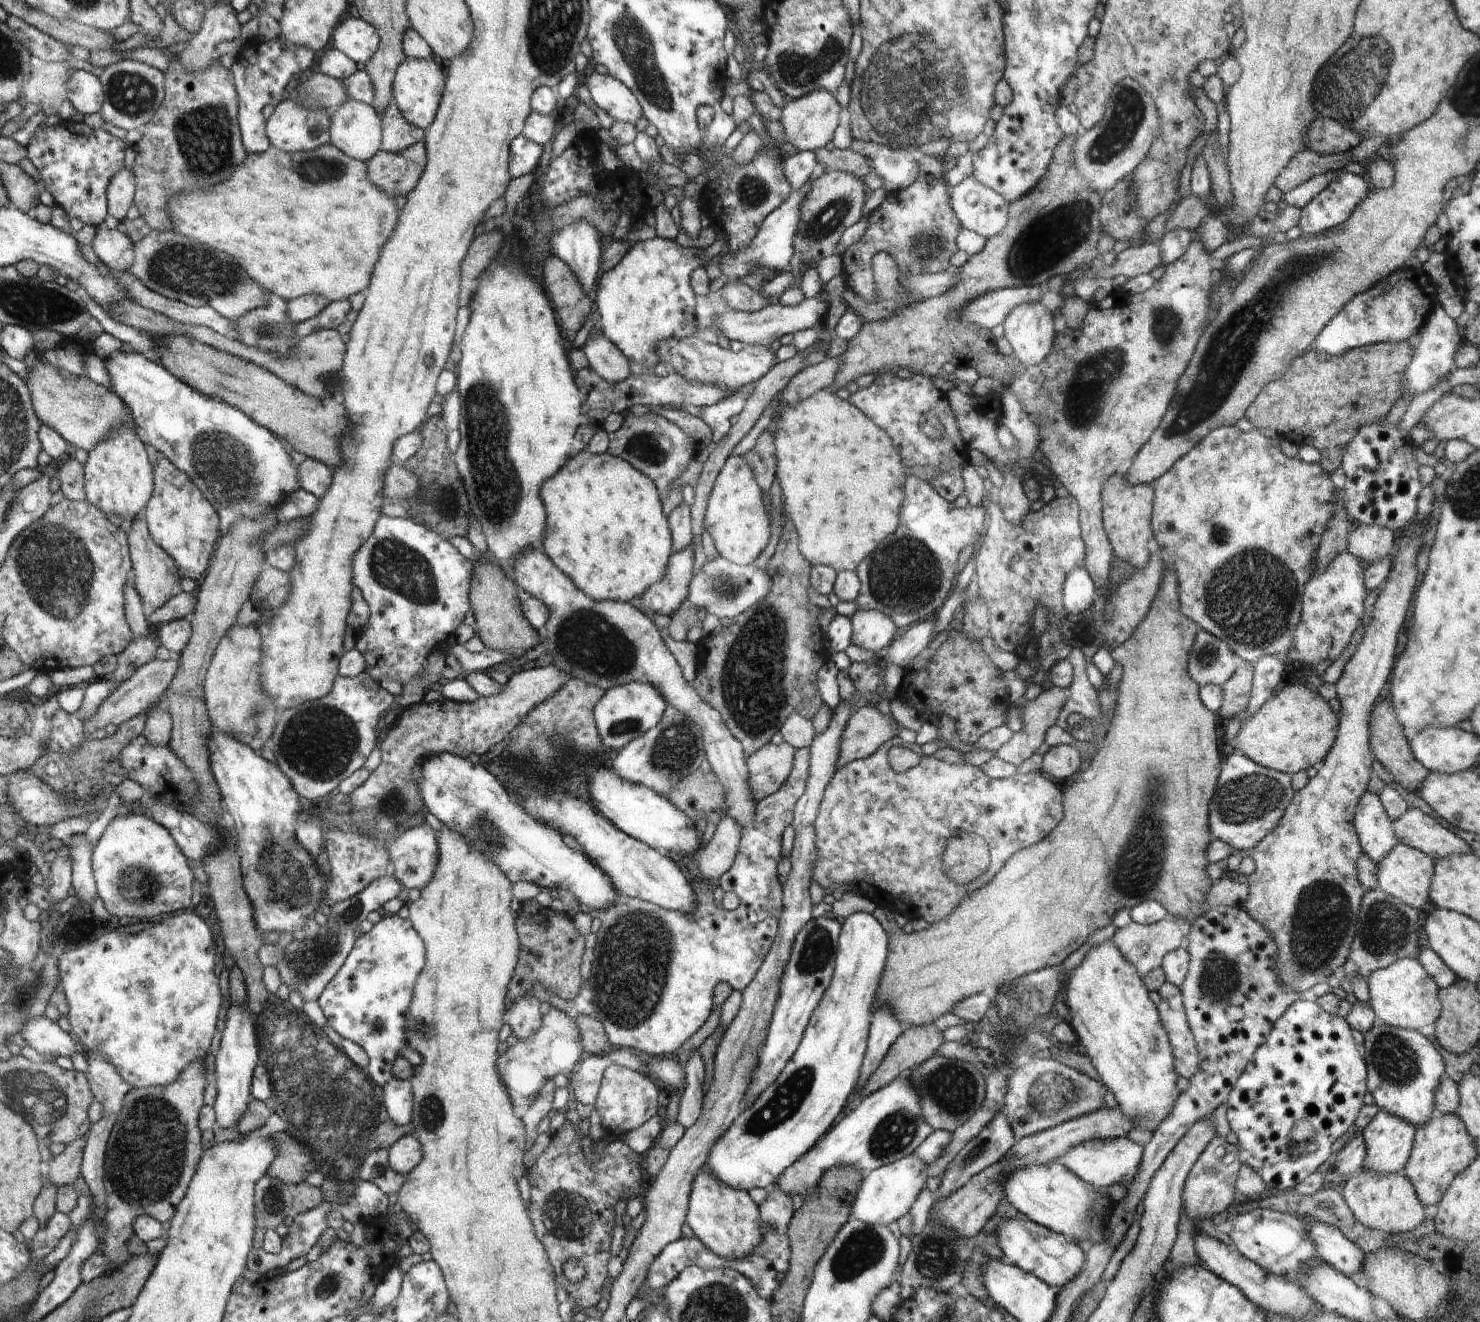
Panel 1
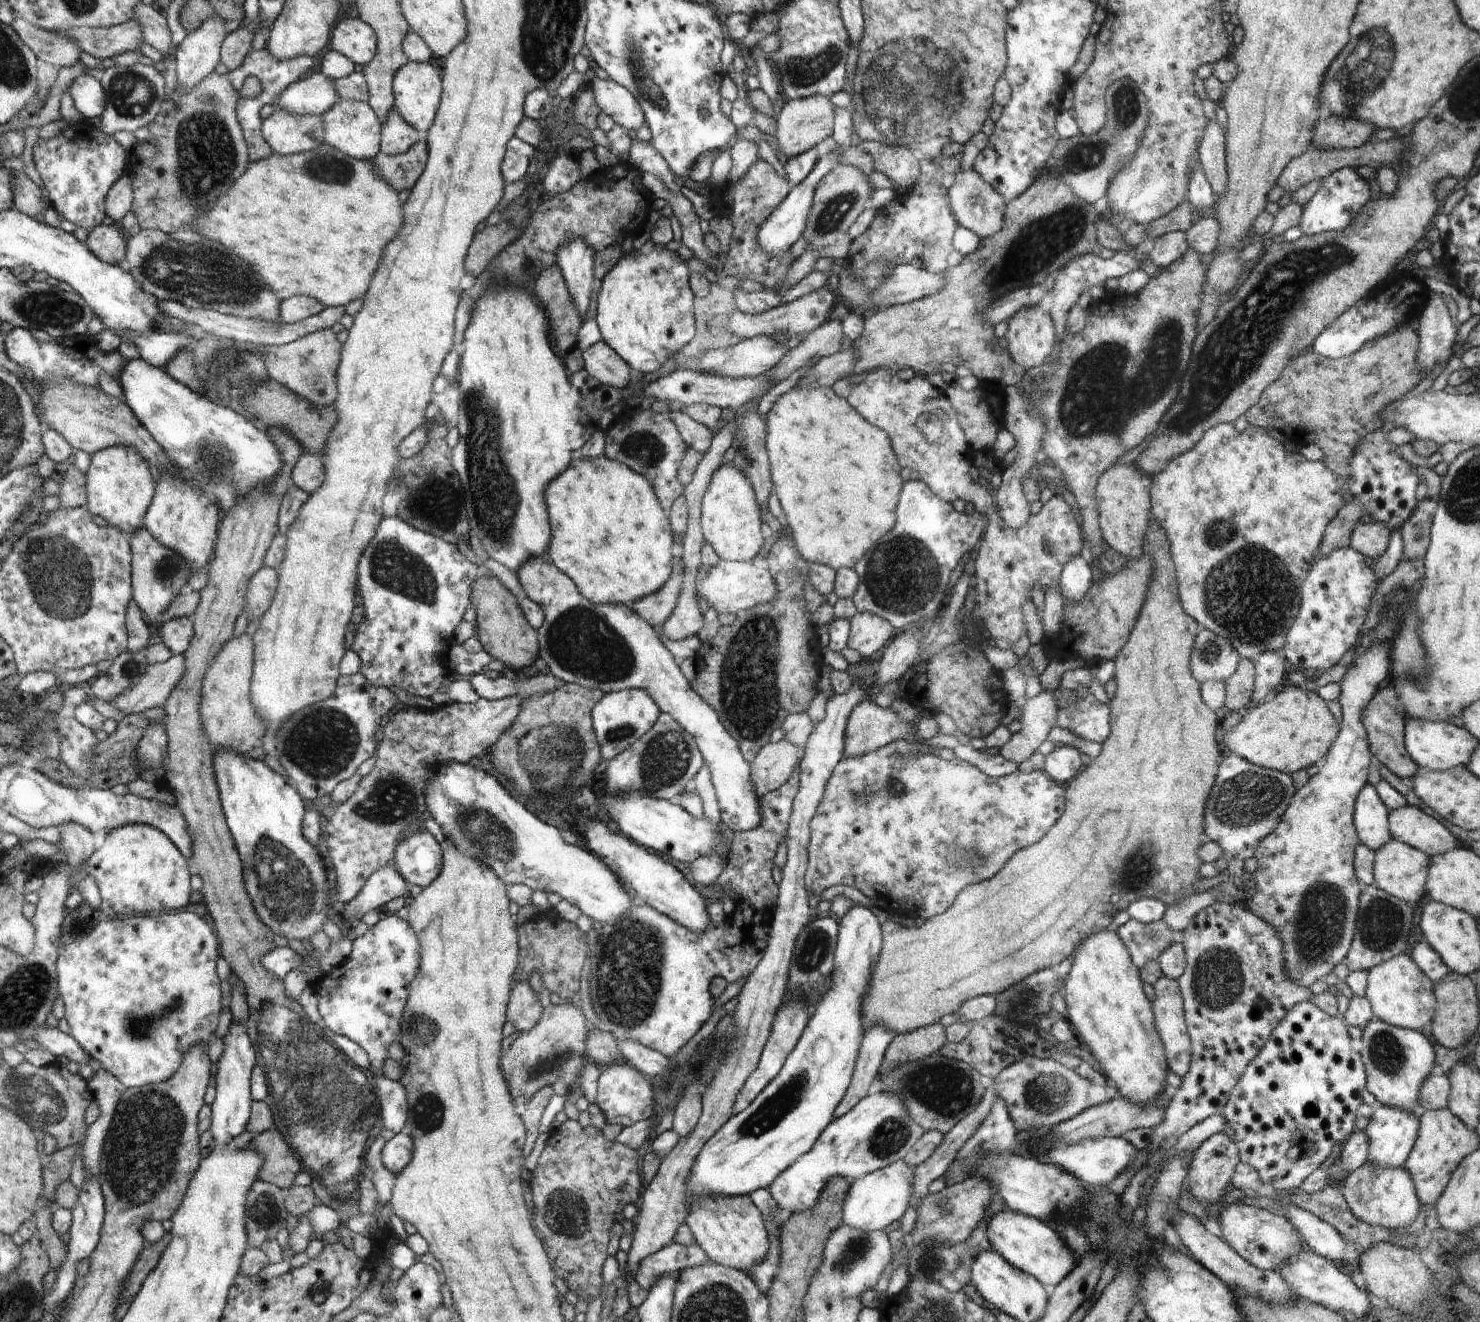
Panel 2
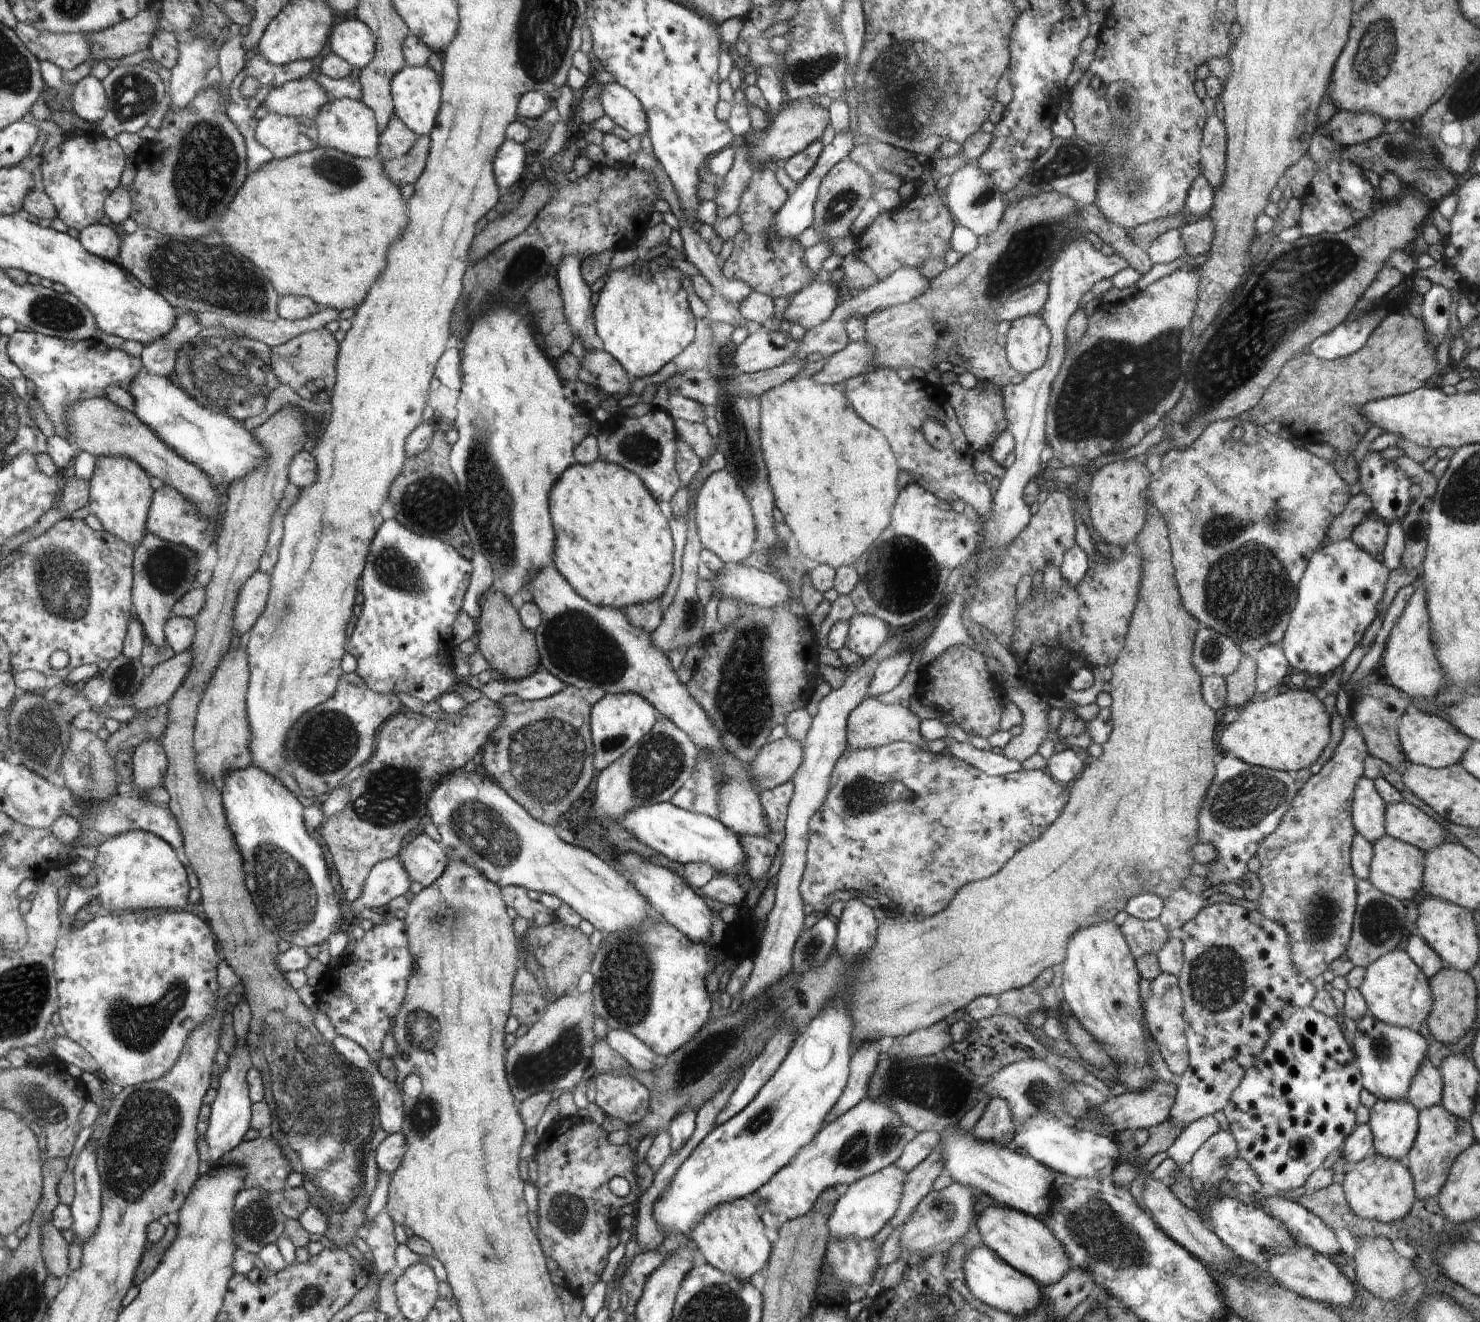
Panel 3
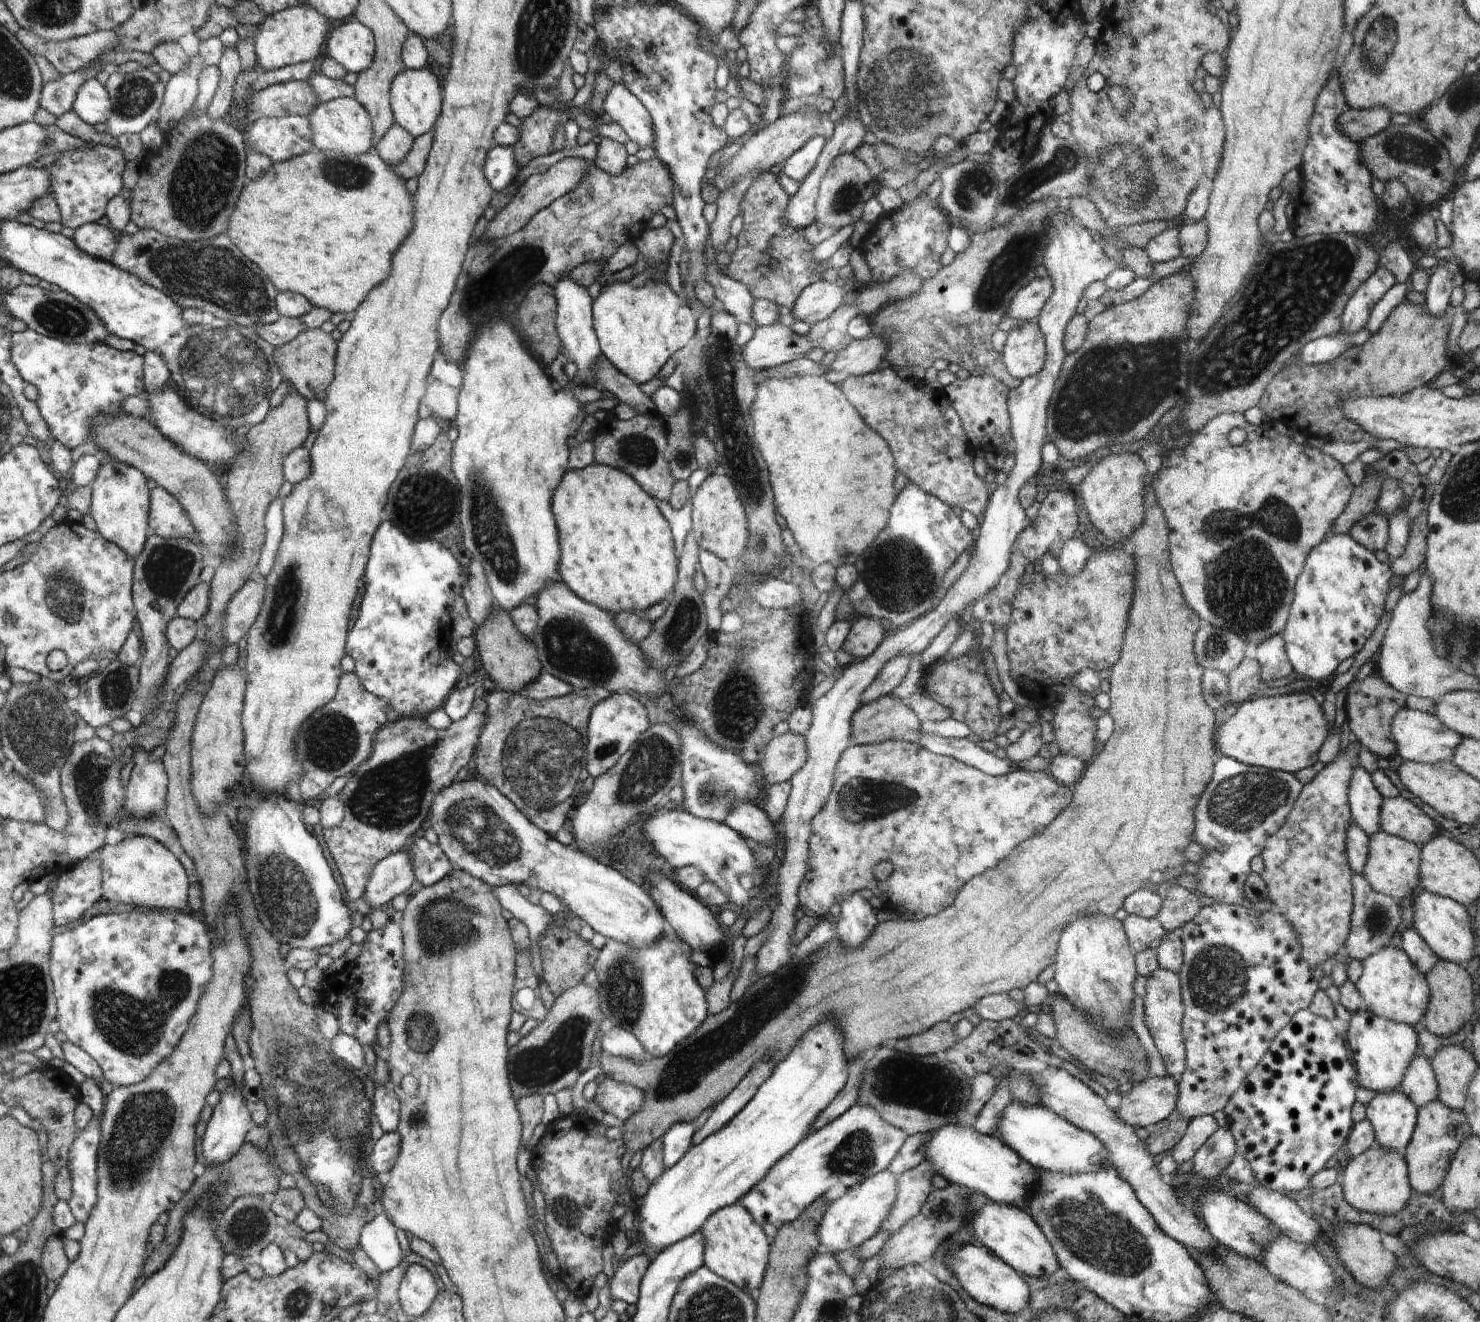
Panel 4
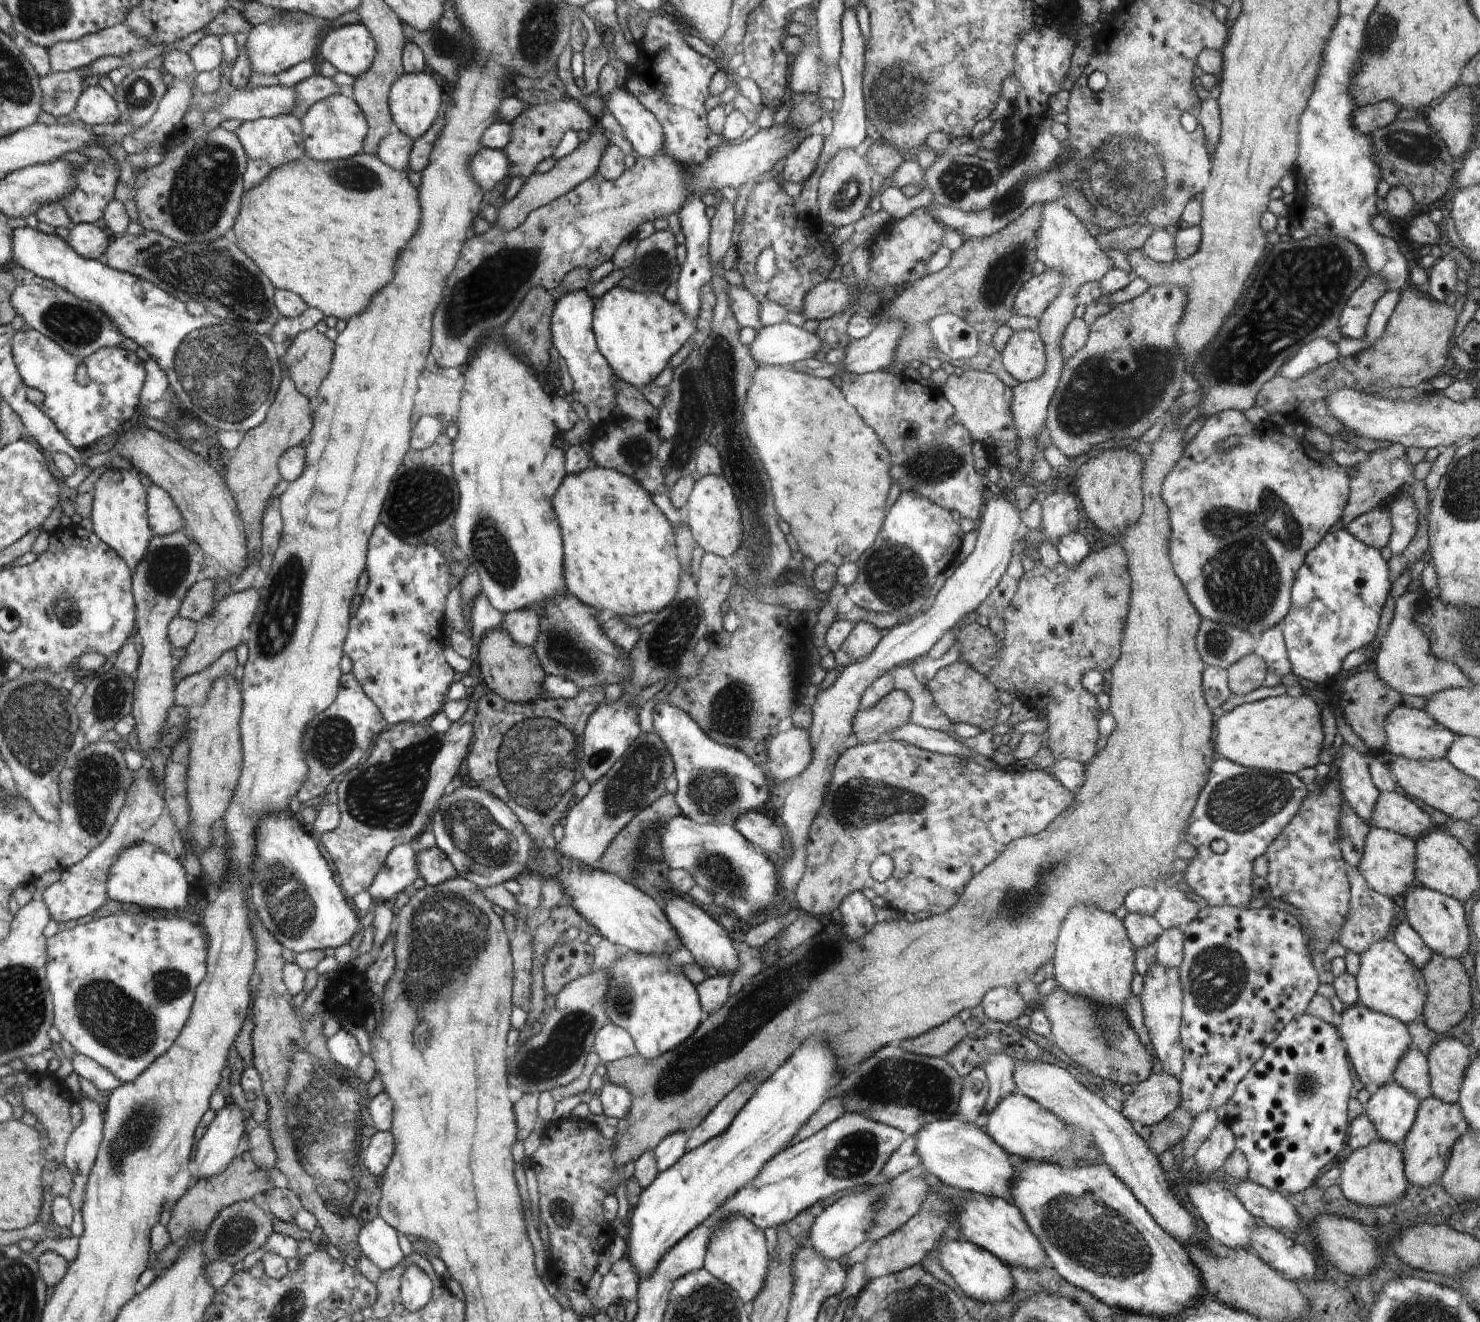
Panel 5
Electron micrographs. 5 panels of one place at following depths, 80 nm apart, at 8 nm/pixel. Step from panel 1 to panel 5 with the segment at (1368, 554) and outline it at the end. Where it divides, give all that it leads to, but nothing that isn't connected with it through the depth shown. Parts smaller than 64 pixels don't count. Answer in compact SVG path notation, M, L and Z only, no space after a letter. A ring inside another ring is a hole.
M1374 508L1354 518L1345 528L1360 542L1377 550L1388 546L1392 536L1393 518L1388 510Z

